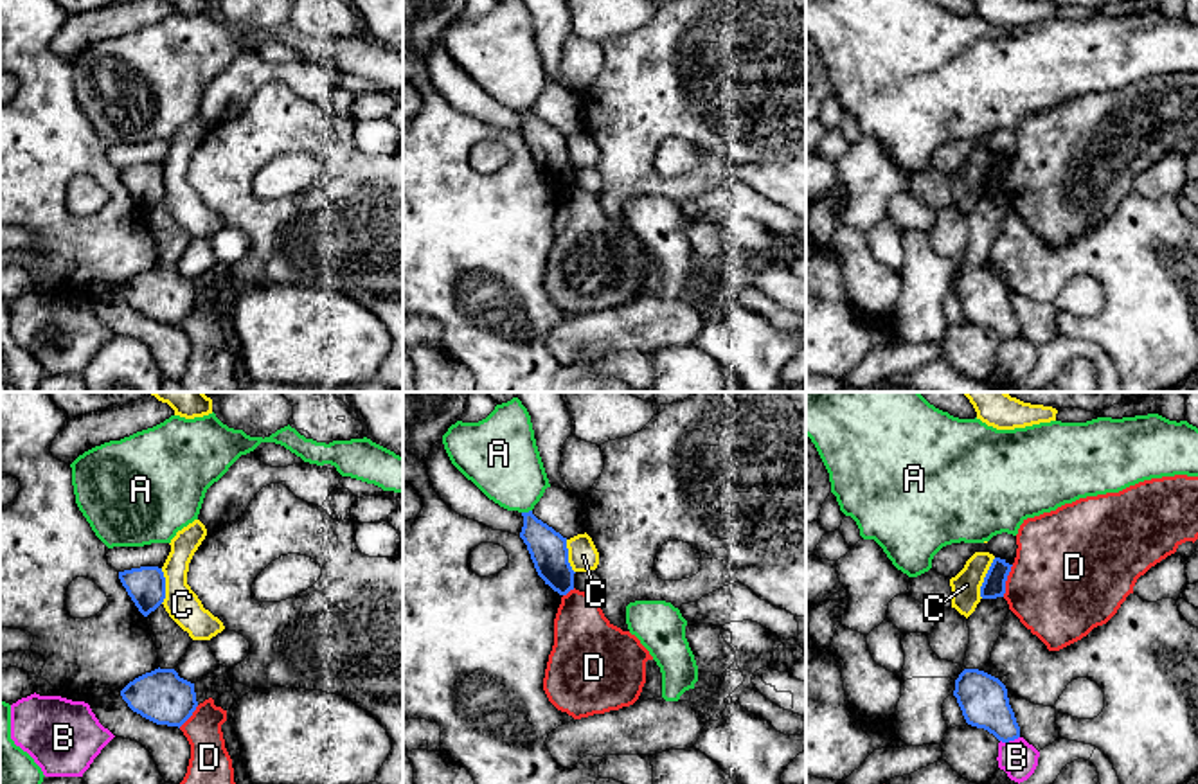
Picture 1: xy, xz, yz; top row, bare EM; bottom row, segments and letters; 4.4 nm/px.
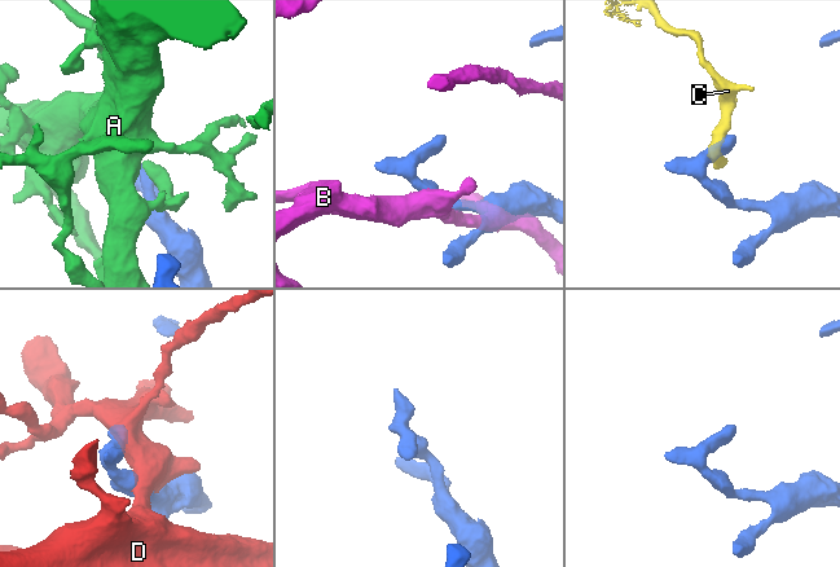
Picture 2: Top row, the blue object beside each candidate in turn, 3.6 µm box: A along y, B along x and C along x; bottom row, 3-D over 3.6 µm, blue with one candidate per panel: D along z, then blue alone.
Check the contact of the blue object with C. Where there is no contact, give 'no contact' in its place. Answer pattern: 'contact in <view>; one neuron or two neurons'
contact in yz; two neurons

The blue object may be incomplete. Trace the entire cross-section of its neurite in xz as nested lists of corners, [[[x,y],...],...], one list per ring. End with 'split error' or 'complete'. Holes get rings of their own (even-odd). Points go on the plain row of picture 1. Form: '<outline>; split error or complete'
[[[532,108],[522,110],[520,135],[527,142],[538,173],[559,192],[574,187],[574,167],[568,160],[567,135],[538,117]]]; complete

